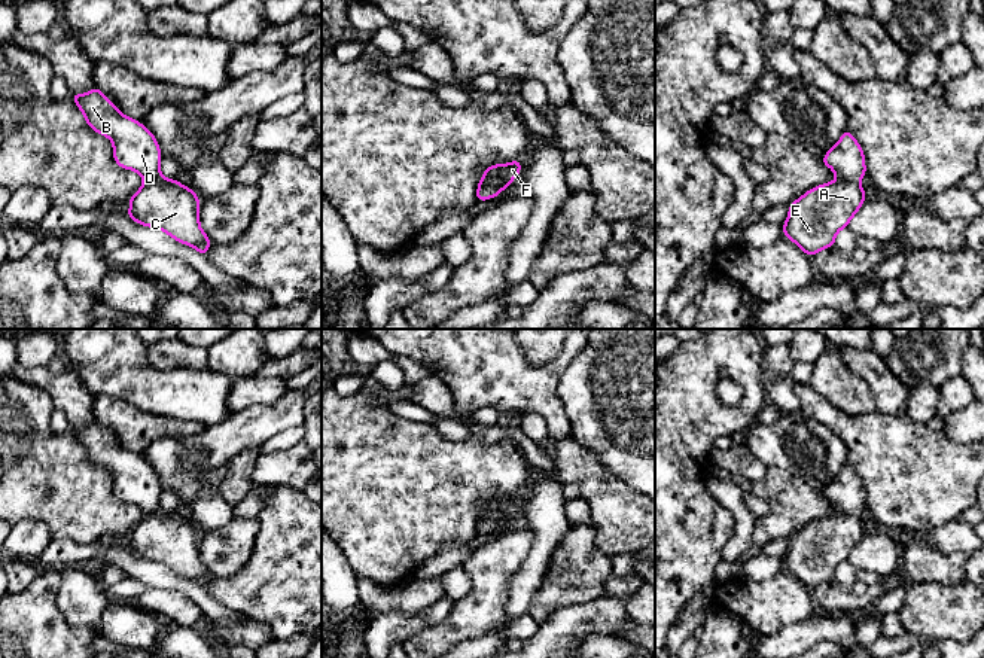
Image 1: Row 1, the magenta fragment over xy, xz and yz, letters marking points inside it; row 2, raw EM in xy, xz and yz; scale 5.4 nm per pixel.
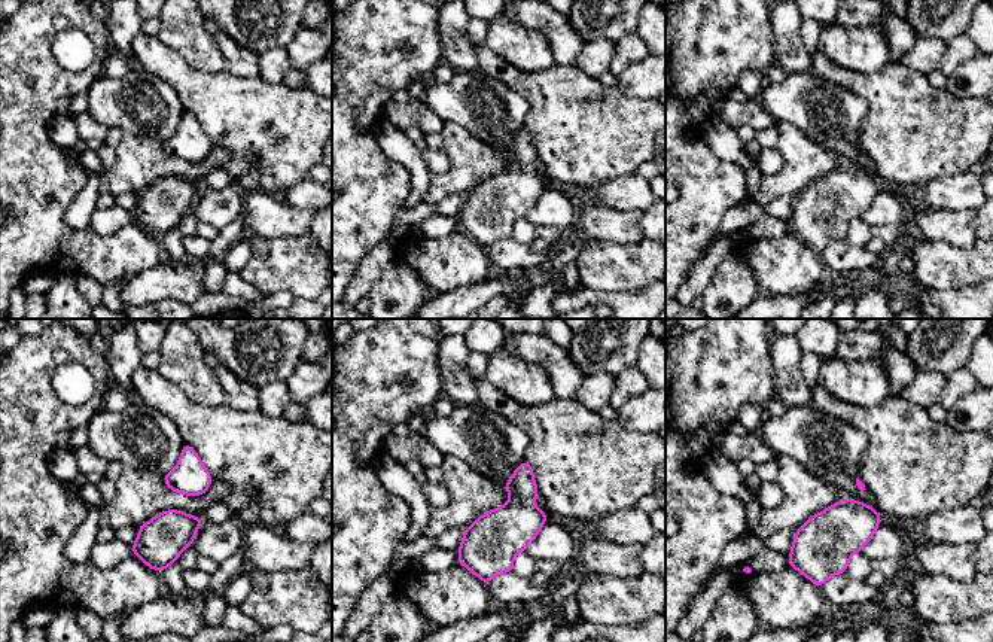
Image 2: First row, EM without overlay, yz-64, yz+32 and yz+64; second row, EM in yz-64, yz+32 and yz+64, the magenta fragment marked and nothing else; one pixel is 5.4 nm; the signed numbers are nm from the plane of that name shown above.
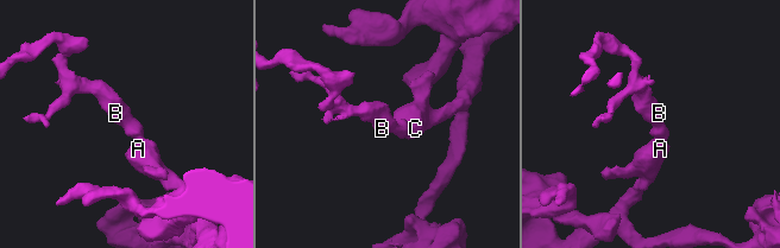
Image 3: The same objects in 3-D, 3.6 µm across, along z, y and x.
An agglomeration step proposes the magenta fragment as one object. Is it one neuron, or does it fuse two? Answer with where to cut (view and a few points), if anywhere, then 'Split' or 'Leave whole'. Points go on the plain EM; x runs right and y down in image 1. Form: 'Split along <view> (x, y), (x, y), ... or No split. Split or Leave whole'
No split. Leave whole

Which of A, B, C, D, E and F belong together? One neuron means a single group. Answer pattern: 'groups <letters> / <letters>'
groups A B C D E F

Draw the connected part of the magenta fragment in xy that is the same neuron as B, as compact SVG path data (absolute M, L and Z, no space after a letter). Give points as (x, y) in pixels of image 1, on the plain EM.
M97 420L70 432L89 461L110 472L115 496L144 512L143 520L130 531L127 549L135 557L161 563L207 590L210 572L199 560L198 528L174 512L161 509L161 484L153 467L141 456L122 448Z

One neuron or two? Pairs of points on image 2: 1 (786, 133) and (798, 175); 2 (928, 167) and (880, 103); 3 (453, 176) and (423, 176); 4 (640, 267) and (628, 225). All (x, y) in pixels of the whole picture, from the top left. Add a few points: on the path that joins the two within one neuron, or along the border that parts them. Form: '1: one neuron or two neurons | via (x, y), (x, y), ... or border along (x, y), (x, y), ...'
1: one neuron | via (792, 143), (798, 152), (798, 164)
2: one neuron | via (919, 151), (914, 140), (896, 119)
3: two neurons | border along (432, 175), (425, 200)
4: two neurons | border along (642, 236), (634, 243), (615, 243), (599, 239)

